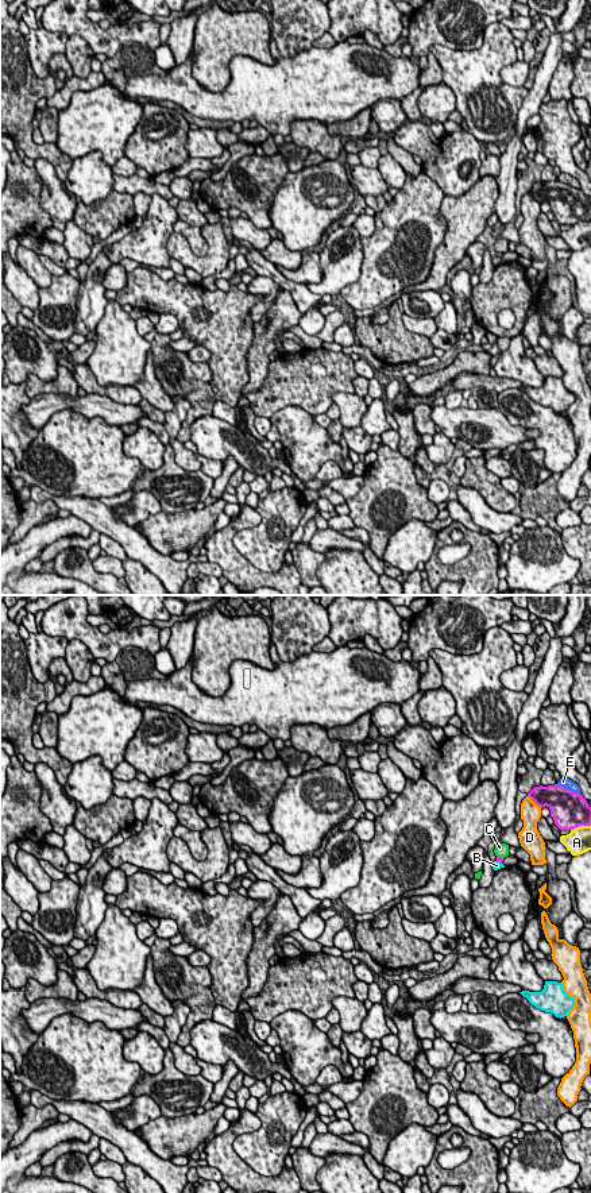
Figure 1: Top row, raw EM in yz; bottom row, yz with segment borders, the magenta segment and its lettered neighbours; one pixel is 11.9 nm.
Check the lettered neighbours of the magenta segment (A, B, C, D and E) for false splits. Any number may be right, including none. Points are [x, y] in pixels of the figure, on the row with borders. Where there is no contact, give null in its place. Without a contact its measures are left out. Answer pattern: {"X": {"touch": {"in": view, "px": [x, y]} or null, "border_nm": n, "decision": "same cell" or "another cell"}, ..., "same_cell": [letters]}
{"A": {"touch": {"in": "yz", "px": [580, 825]}, "border_nm": 240, "decision": "another cell"}, "B": {"touch": {"in": "yz", "px": [499, 861]}, "border_nm": 70, "decision": "another cell"}, "C": {"touch": {"in": "yz", "px": [499, 857]}, "border_nm": 90, "decision": "another cell"}, "D": {"touch": {"in": "yz", "px": [535, 802]}, "border_nm": 240, "decision": "another cell"}, "E": {"touch": {"in": "yz", "px": [568, 790]}, "border_nm": 300, "decision": "another cell"}, "same_cell": []}

